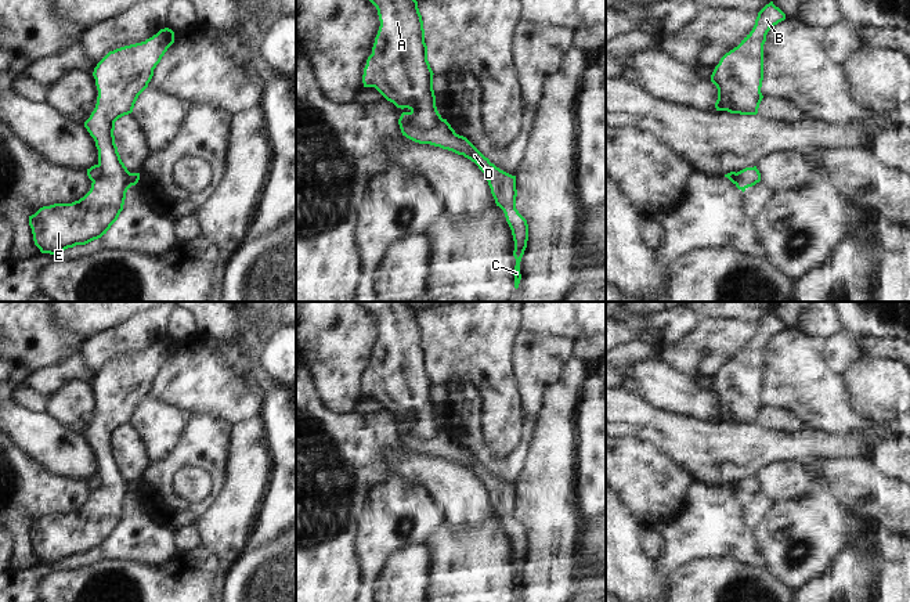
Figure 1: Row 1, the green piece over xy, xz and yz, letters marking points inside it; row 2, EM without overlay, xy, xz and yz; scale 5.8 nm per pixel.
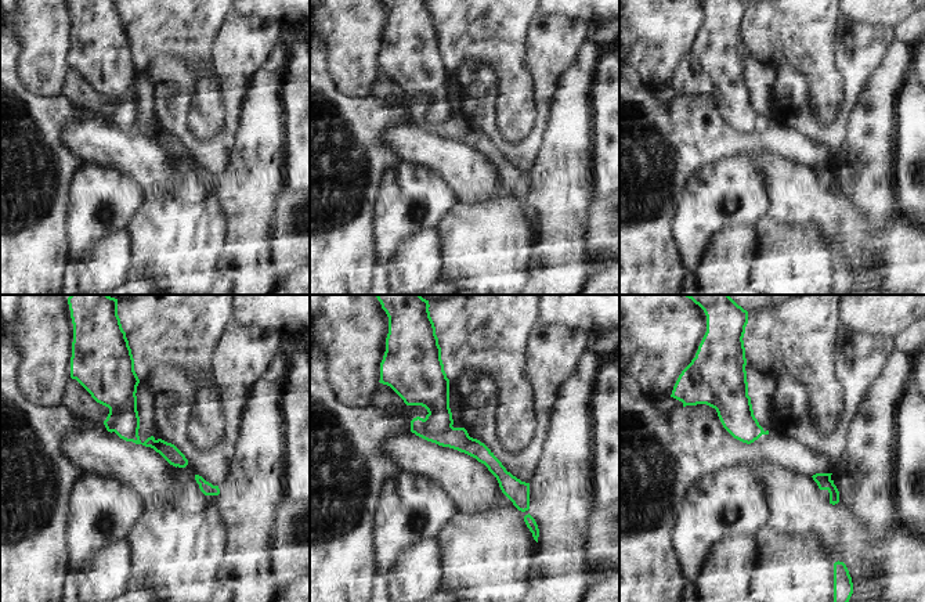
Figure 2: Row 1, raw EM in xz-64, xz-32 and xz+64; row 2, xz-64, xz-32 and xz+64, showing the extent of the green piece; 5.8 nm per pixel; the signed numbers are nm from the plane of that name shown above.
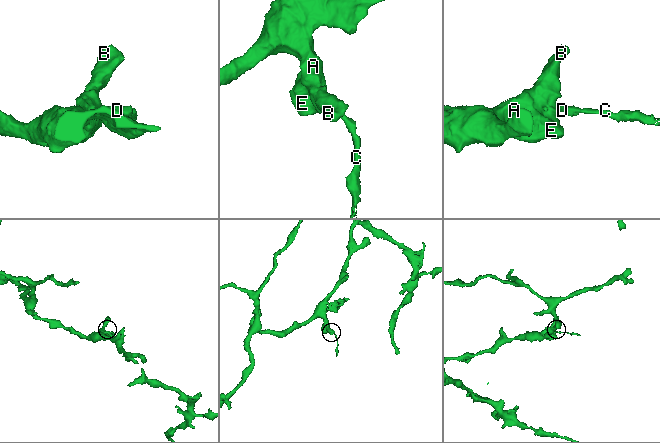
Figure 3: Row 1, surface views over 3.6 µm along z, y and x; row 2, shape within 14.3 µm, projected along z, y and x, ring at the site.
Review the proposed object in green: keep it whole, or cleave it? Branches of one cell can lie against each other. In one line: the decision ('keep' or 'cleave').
cleave

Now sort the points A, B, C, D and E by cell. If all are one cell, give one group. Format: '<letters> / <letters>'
A B E / C D

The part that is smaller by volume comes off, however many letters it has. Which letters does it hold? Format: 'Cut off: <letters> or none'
Cut off: C, D

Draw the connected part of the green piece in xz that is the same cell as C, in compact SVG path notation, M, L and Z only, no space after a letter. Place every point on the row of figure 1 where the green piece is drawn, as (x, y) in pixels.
M400 116L398 125L402 136L407 138L419 144L430 144L463 155L474 162L484 173L495 203L503 210L506 221L512 230L514 241L513 256L516 259L513 275L514 288L517 289L521 280L520 262L528 241L528 224L516 209L516 176L512 176L491 163L490 159L485 158L466 137L456 134L447 119L441 119L441 122L431 130L414 127L404 116Z

